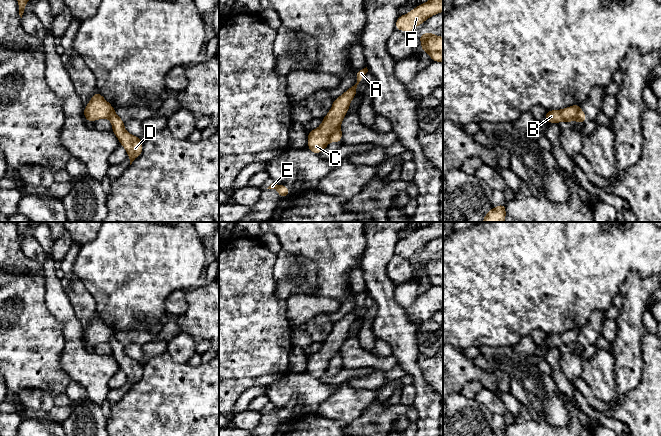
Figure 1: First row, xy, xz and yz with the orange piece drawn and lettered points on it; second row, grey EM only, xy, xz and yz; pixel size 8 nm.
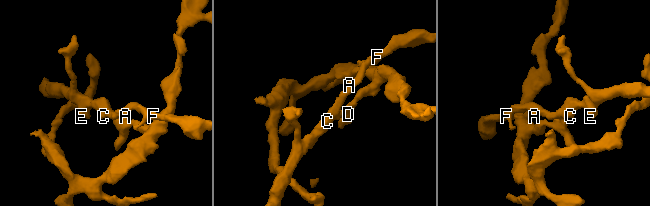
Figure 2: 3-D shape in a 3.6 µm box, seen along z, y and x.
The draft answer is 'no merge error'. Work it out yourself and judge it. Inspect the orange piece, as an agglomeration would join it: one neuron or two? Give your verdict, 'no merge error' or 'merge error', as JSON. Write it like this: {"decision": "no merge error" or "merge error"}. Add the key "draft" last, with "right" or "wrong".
{"decision": "merge error", "draft": "wrong"}

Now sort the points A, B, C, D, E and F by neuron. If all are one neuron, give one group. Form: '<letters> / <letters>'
A B C E F / D

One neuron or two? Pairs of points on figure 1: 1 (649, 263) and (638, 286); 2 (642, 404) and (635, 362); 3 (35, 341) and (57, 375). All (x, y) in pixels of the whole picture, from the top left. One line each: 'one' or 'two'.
1: two
2: two
3: one

